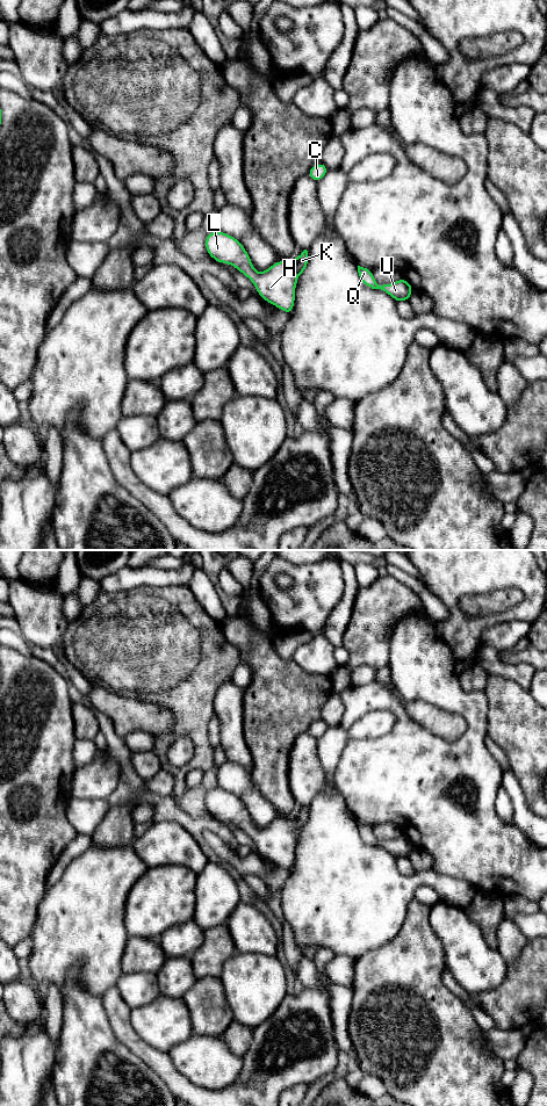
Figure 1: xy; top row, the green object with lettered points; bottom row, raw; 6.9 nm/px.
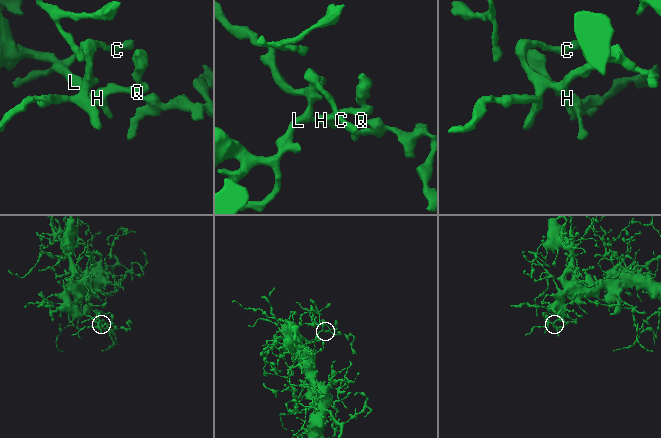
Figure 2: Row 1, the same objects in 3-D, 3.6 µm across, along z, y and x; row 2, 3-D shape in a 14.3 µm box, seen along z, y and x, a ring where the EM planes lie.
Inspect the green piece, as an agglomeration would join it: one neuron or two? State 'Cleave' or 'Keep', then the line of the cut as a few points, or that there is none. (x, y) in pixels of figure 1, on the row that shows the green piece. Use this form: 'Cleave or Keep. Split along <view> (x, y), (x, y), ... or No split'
Keep. No split

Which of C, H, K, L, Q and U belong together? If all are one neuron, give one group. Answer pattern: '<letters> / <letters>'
C H K L Q U

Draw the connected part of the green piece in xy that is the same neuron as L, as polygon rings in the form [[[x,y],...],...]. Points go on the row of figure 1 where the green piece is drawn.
[[[222,231],[206,236],[206,251],[217,262],[230,263],[249,277],[264,301],[292,315],[297,276],[303,274],[309,261],[307,250],[293,261],[276,261],[264,273],[255,272],[245,247]]]

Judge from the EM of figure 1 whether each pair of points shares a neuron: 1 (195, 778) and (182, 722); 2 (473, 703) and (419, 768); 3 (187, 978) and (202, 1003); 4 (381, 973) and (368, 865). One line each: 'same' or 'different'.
1: different
2: same
3: different
4: different

